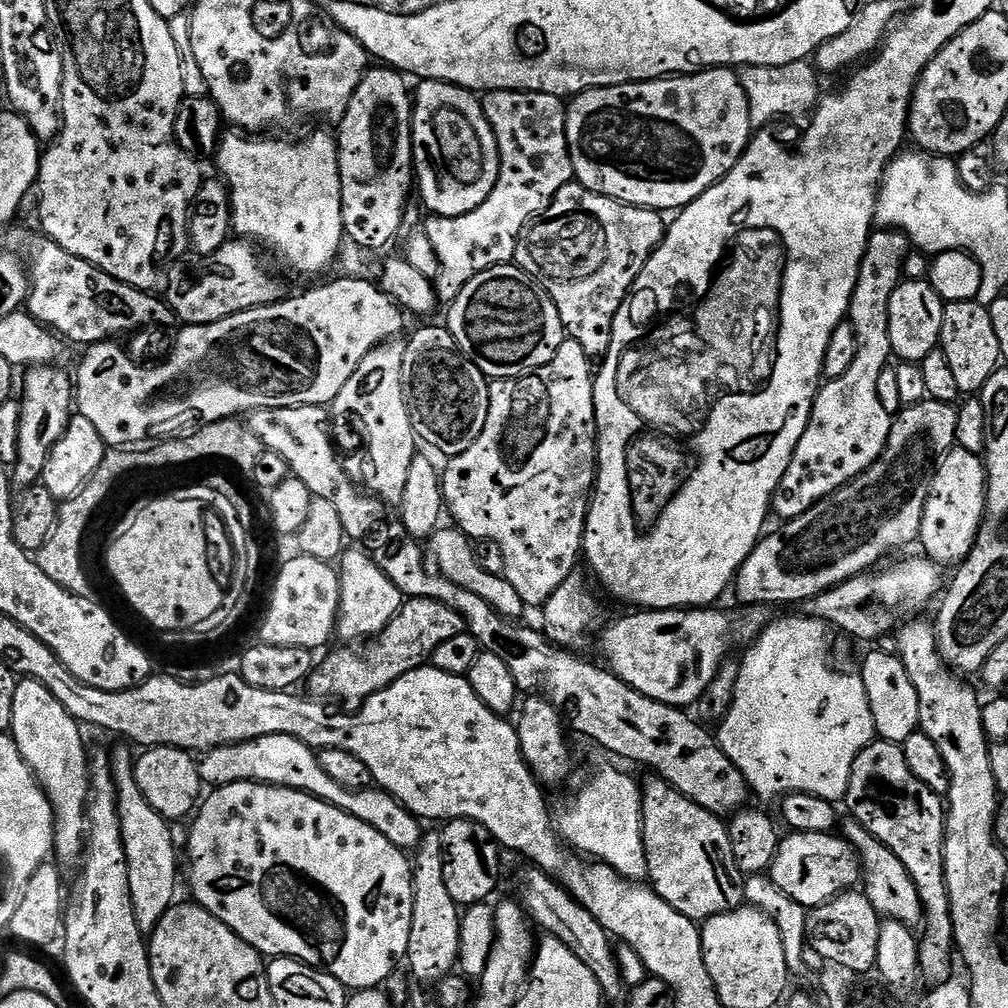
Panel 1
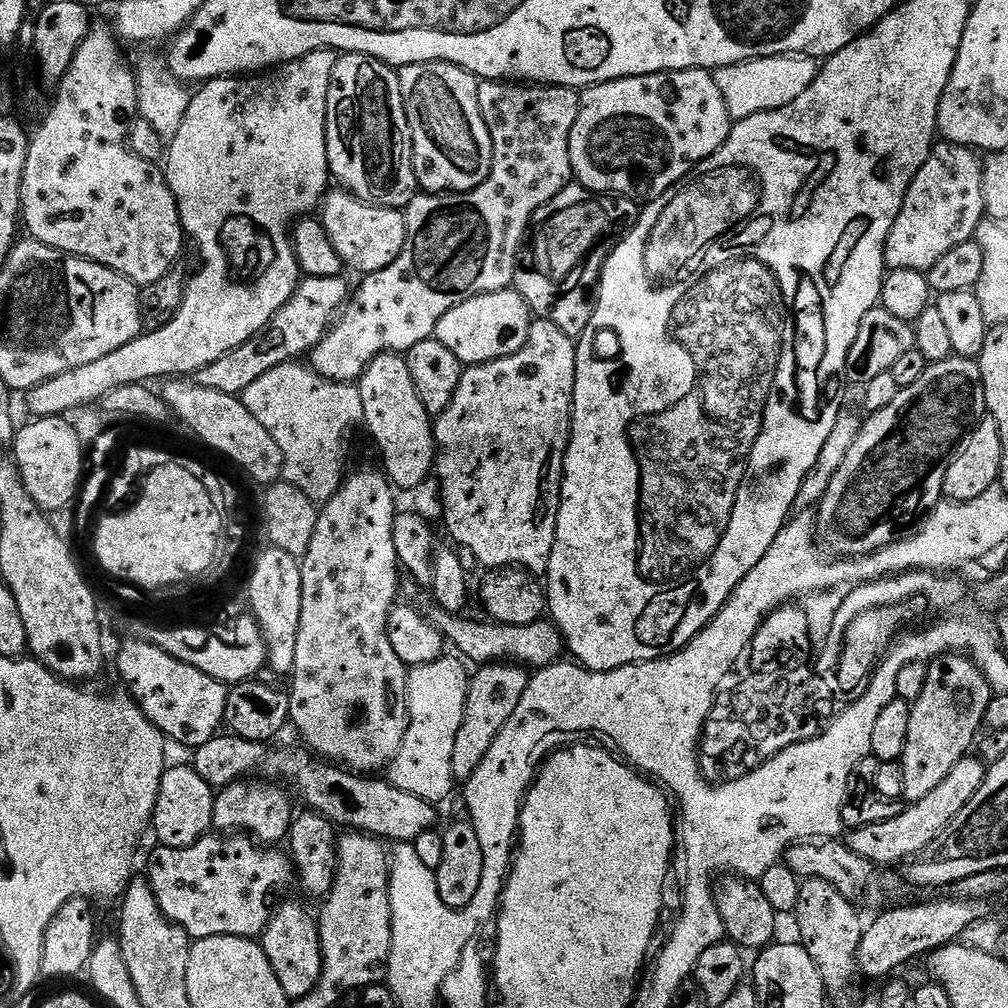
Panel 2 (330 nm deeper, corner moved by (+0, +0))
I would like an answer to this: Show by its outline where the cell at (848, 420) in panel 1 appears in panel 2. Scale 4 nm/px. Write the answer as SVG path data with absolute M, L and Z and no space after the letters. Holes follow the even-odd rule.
M937 143L918 170L918 174L914 174L910 190L906 190L902 210L898 210L898 218L886 242L885 269L918 270L926 274L932 269L934 262L938 262L938 258L942 258L945 254L950 254L954 246L962 246L962 242L973 239L981 231L982 221L986 216L982 194L983 173L981 157L973 149L963 148L960 144Z

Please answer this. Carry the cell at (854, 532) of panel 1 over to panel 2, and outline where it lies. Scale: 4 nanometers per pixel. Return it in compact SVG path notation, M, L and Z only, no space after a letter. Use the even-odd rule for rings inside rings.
M954 354L948 360L943 360L937 364L929 364L926 374L922 374L922 378L918 378L918 382L914 382L914 386L906 386L900 389L900 392L894 398L894 402L890 402L890 406L871 413L861 423L858 438L854 438L854 446L850 446L850 454L846 454L842 466L838 469L838 474L834 474L834 482L830 482L830 490L826 490L826 494L821 498L818 509L815 511L814 527L819 543L823 547L825 544L833 552L833 557L863 558L872 555L873 552L888 548L892 544L897 544L899 540L915 537L924 521L928 519L928 515L942 502L944 479L946 478L946 470L950 470L952 457L956 455L960 445L964 443L964 437L987 415L989 415L989 411L986 402L986 390L982 386L982 374L976 360L967 360L965 356Z

